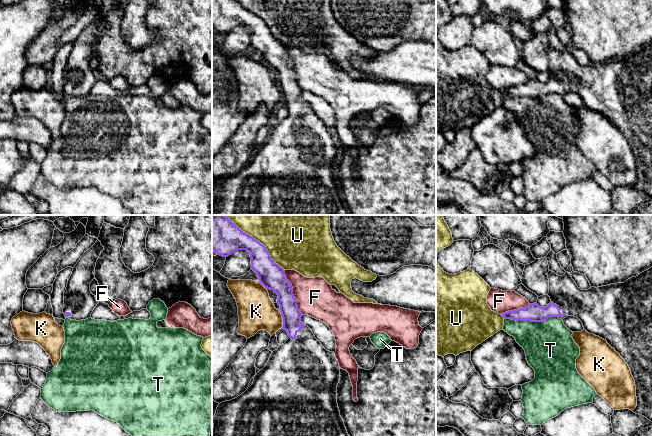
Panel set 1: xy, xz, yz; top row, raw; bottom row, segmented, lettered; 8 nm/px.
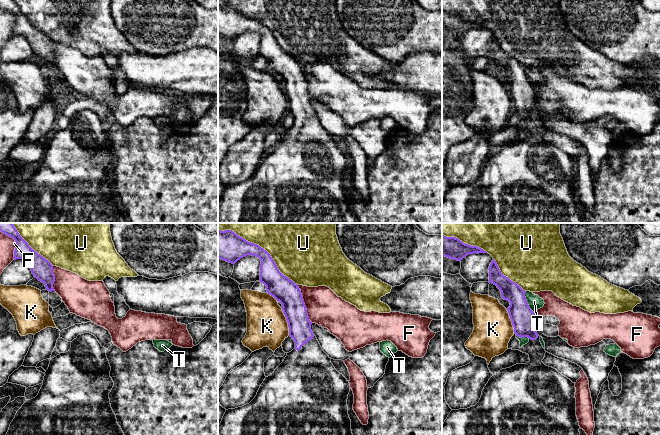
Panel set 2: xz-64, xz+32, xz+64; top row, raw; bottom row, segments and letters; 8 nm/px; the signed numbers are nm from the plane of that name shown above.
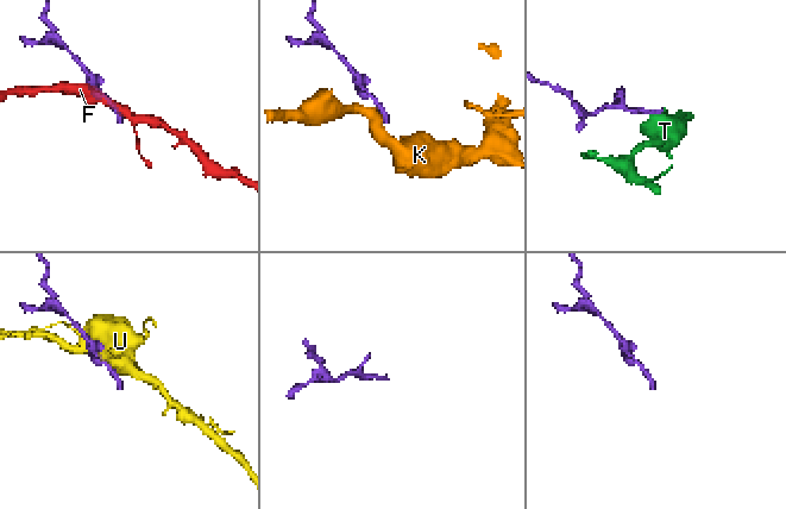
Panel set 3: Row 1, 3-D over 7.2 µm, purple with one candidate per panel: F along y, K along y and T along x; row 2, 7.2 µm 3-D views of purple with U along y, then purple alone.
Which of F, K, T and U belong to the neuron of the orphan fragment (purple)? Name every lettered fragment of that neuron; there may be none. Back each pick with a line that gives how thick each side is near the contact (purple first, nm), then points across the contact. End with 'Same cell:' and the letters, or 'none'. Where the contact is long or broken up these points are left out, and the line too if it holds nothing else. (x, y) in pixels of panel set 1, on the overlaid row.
Same cell: none

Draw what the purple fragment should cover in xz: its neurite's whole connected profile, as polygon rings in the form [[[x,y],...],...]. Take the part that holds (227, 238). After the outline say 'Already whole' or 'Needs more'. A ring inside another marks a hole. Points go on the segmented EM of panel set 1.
[[[212,215],[212,250],[216,254],[223,257],[228,257],[233,252],[238,250],[246,250],[250,253],[251,270],[253,270],[257,274],[259,282],[265,288],[273,290],[278,295],[277,303],[280,306],[280,312],[283,318],[282,328],[287,331],[289,336],[288,340],[284,344],[280,345],[277,350],[272,352],[265,367],[255,375],[253,384],[248,387],[248,389],[244,393],[242,393],[235,399],[222,402],[218,405],[215,416],[212,420],[212,423],[214,424],[214,428],[212,429],[212,436],[349,436],[344,425],[344,421],[340,416],[340,411],[337,404],[337,385],[340,380],[340,367],[338,360],[335,357],[335,353],[327,351],[315,338],[312,330],[301,322],[301,317],[303,316],[303,314],[298,309],[297,300],[293,295],[292,285],[287,280],[284,269],[274,262],[268,250],[263,244],[254,239],[249,234],[243,232],[225,215]]]. Needs more

